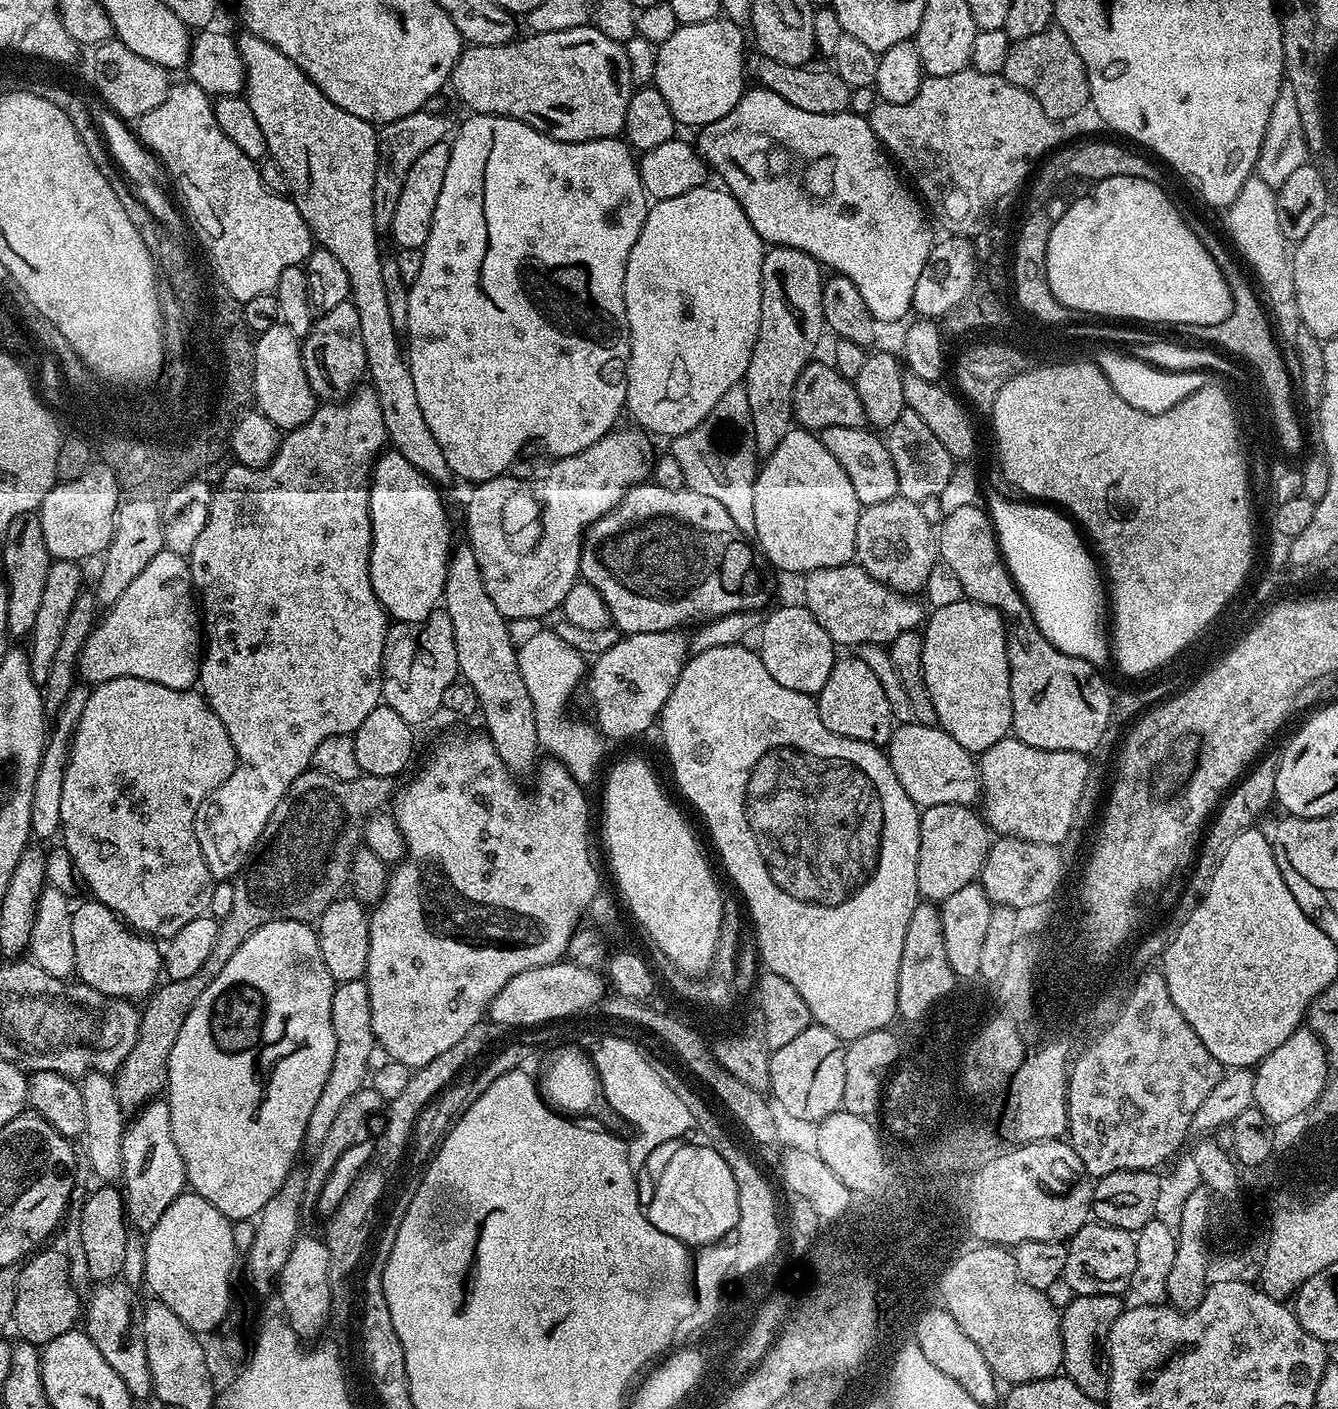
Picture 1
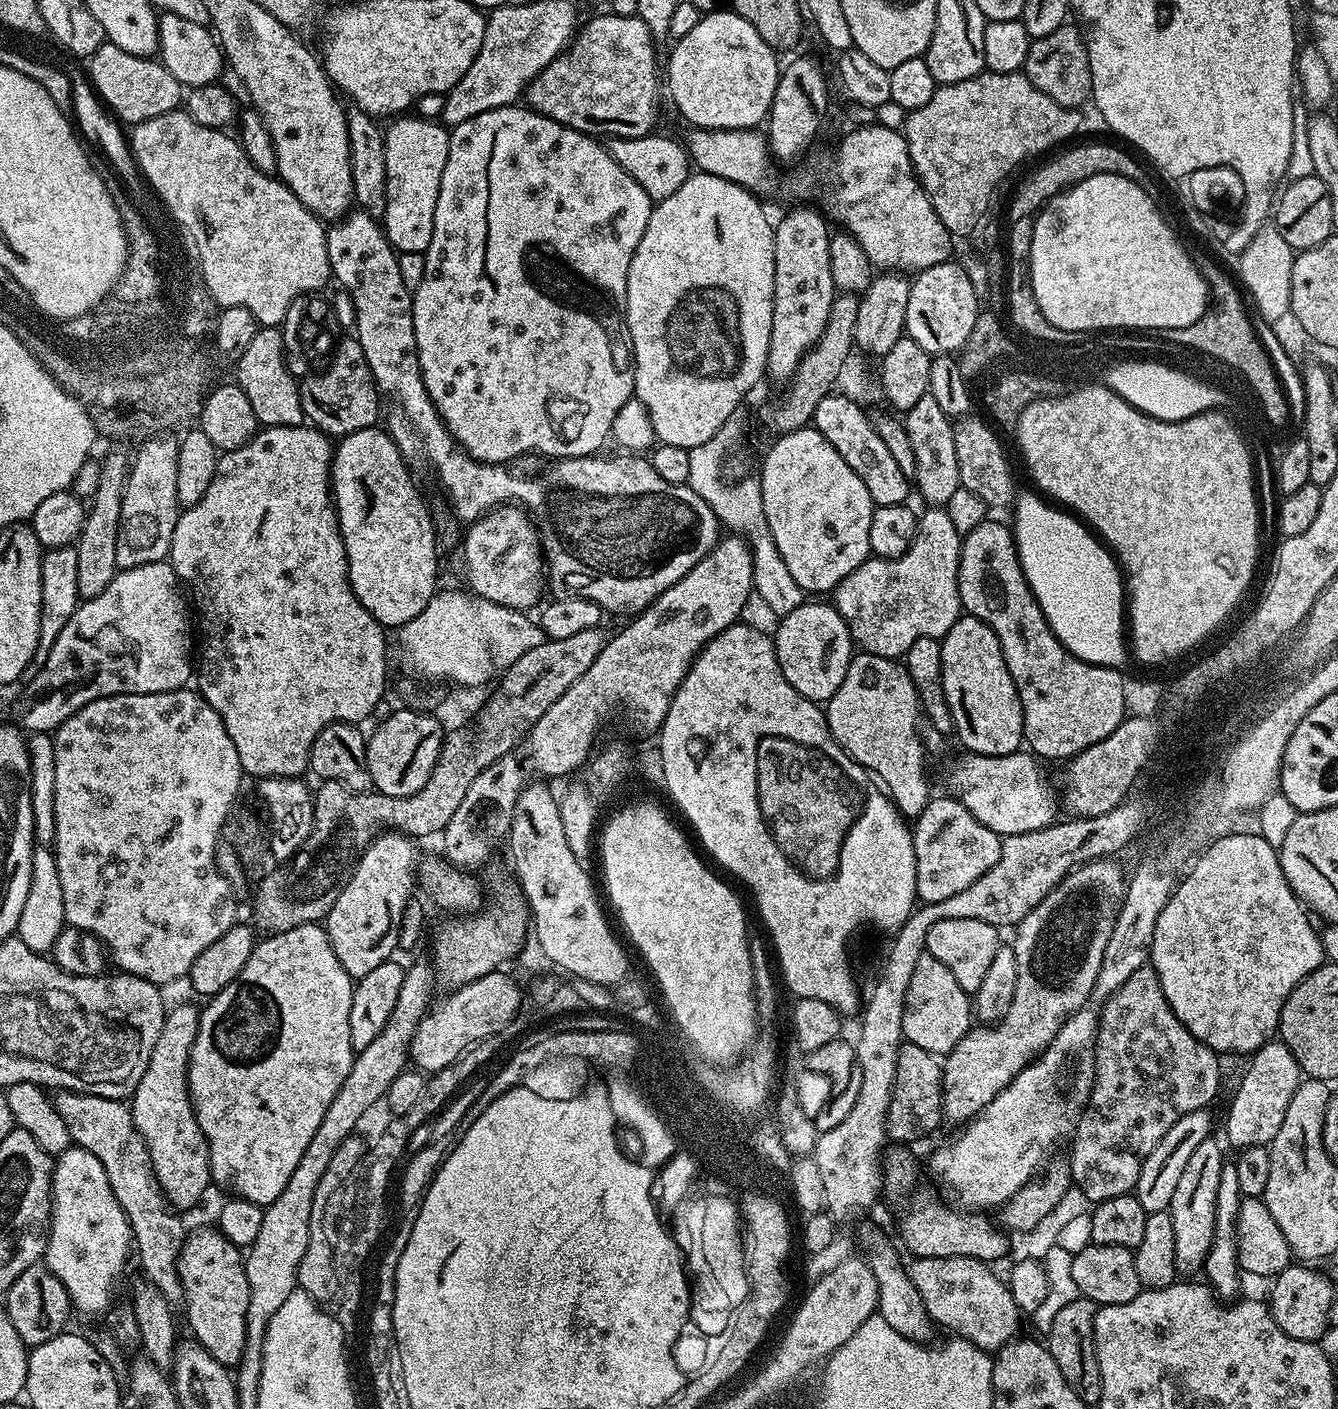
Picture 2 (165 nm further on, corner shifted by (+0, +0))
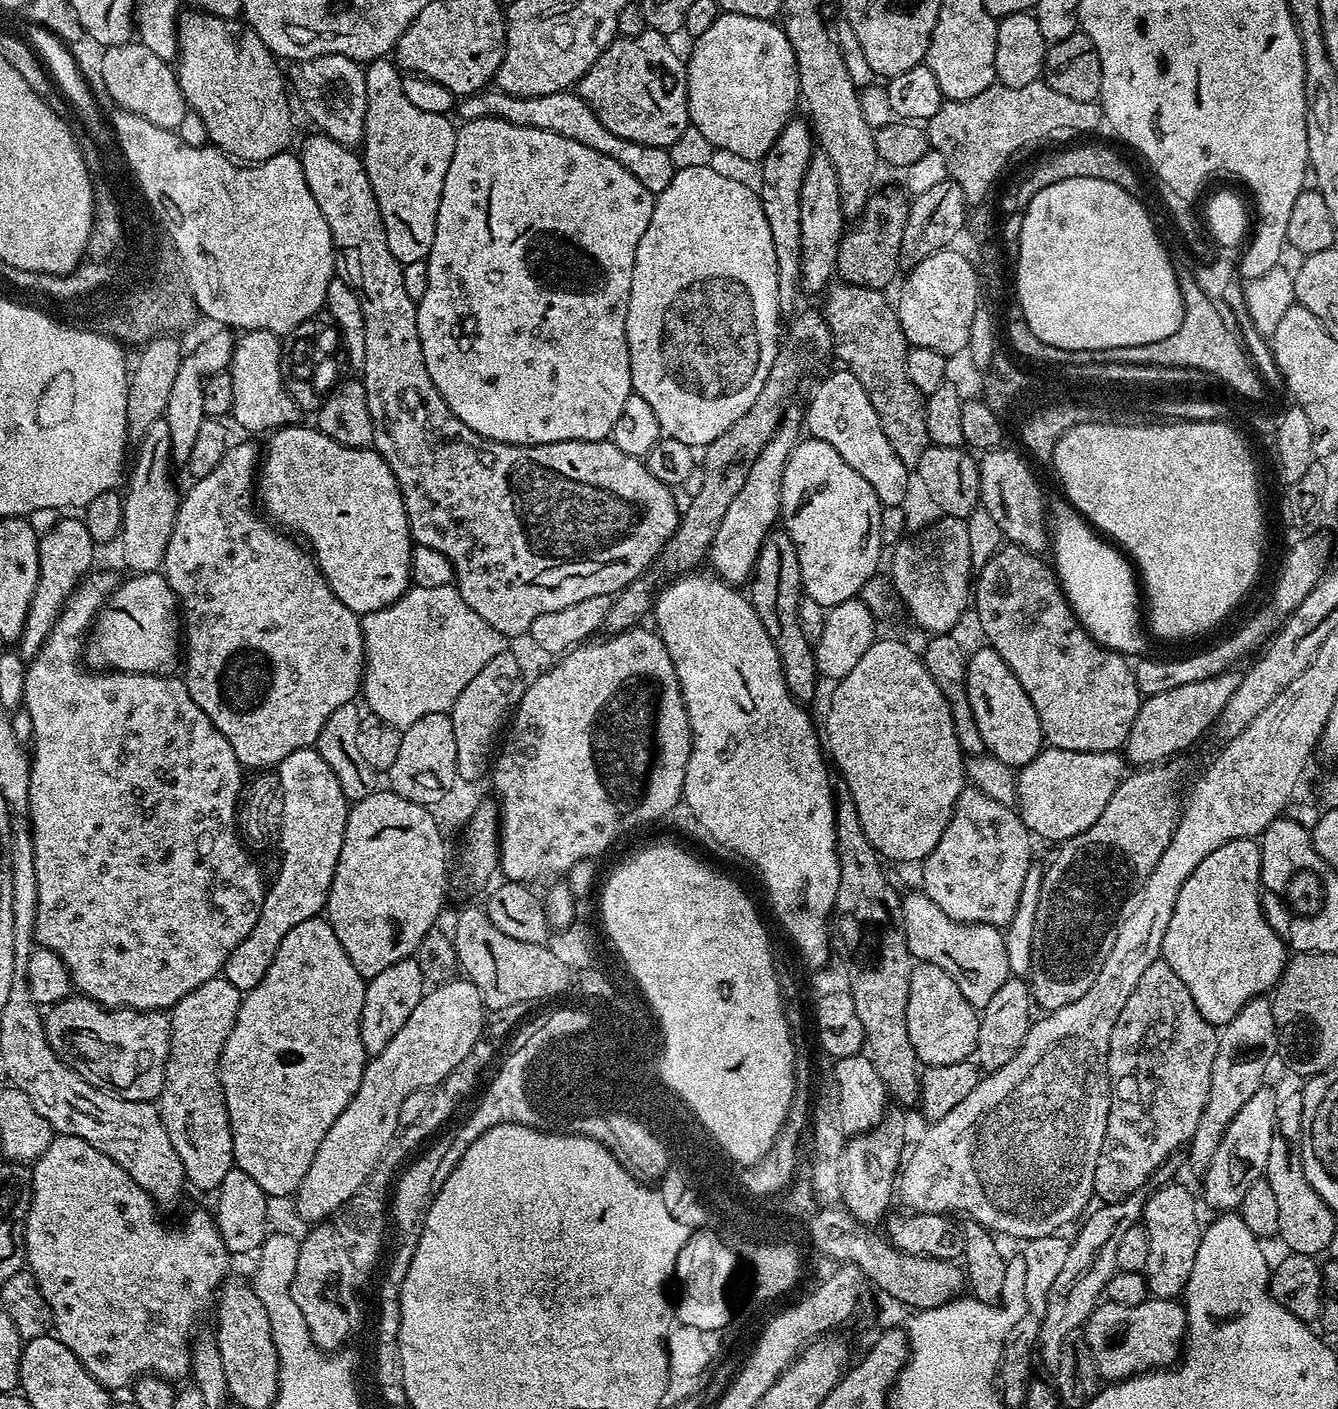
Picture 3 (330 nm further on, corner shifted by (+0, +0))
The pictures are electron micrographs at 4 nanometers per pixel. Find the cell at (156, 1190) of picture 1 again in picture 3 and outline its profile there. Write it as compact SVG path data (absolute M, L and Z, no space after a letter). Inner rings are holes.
M223 975L202 982L170 1010L170 1050L158 1107L162 1126L182 1158L184 1179L200 1192L215 1193L236 1163L230 1118L220 1085L220 1051L238 1018L242 993Z

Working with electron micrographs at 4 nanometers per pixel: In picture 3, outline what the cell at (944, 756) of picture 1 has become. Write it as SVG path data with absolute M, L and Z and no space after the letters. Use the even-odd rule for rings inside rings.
M1045 746L1016 776L1020 820L1033 837L1055 842L1074 838L1098 822L1098 814L1106 810L1110 794L1118 790L1125 775L1126 760L1119 751L1083 752Z

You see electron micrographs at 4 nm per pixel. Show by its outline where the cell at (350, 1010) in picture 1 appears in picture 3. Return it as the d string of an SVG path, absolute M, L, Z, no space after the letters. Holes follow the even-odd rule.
M415 958L394 962L394 966L386 966L386 970L382 970L382 974L371 977L367 981L364 989L360 1033L362 1034L362 1046L369 1057L386 1050L390 1038L394 1038L394 1034L398 1034L398 1030L402 1030L402 1026L406 1026L406 1018L410 1018L410 1014L414 1014L414 1006L418 1006L425 991L426 983Z

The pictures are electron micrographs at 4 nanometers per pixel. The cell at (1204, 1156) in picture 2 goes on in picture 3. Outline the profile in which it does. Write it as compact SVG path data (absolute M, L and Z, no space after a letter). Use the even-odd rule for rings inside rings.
M1257 998L1246 1002L1230 1022L1222 1025L1218 1032L1218 1054L1214 1054L1214 1070L1210 1074L1210 1094L1206 1098L1206 1106L1202 1110L1202 1118L1198 1118L1198 1130L1194 1130L1187 1145L1188 1160L1196 1174L1203 1174L1208 1168L1210 1158L1214 1158L1214 1150L1218 1150L1218 1142L1222 1142L1222 1134L1226 1126L1254 1098L1258 1089L1265 1087L1264 1075L1268 1072L1268 1063L1272 1055L1278 1052L1278 1037L1274 1010L1271 999Z

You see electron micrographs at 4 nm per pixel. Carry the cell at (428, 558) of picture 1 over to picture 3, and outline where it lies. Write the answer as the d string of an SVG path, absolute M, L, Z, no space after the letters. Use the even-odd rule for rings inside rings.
M289 426L278 428L267 437L268 449L265 452L263 449L262 463L258 468L259 503L262 505L269 521L275 522L281 529L287 530L289 533L297 534L296 532L301 532L308 539L309 545L307 544L307 547L310 549L316 564L320 567L321 574L326 578L330 590L334 590L336 597L346 606L350 606L350 610L354 610L357 614L363 614L389 608L399 596L404 595L408 591L412 578L410 558L412 557L414 541L412 531L408 525L408 519L406 518L406 506L402 502L402 494L400 493L398 482L394 478L390 466L386 466L386 462L376 452L375 448L347 448L338 442L334 442L334 438L326 438L326 434L322 434L320 429L315 426L304 427Z

